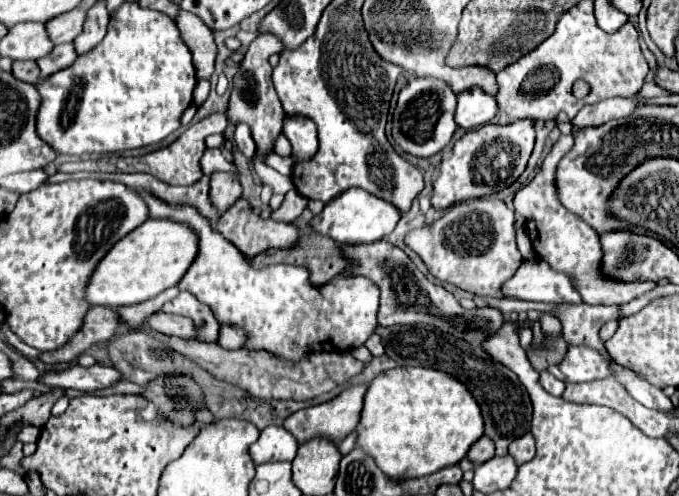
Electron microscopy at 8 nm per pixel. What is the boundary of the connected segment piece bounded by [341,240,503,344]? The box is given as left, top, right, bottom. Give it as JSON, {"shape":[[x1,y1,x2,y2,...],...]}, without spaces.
{"shape":[[385,240,371,244,357,244,357,246,345,244,343,248,345,248,345,258,349,260,349,270,341,272,341,276,365,276,379,286,381,296,379,296,377,322,381,326,423,322,423,324,433,324,443,332,451,332,453,336,461,336,471,344,479,344,489,334,499,330,499,326,503,324,503,314,495,308,465,310,449,290,429,282,403,250,395,248]]}

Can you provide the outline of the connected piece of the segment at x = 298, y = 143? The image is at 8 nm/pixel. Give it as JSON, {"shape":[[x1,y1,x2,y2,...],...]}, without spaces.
{"shape":[[287,116,283,134,293,146,293,160,309,160,317,152,317,126,305,116]]}

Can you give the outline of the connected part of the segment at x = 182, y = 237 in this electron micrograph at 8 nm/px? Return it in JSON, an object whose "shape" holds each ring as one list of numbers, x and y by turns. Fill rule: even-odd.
{"shape":[[149,218,125,240,119,240,99,262,87,284,87,300,97,306,127,306,145,302,175,286,197,256,197,232,183,222]]}

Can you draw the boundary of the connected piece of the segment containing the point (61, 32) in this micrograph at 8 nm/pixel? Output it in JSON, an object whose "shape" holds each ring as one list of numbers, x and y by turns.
{"shape":[[71,10,65,12,61,16,55,16,53,20,47,22,47,30,49,36,55,44,63,44,63,42,73,42,81,32,83,32,83,24,85,24,85,10]]}

